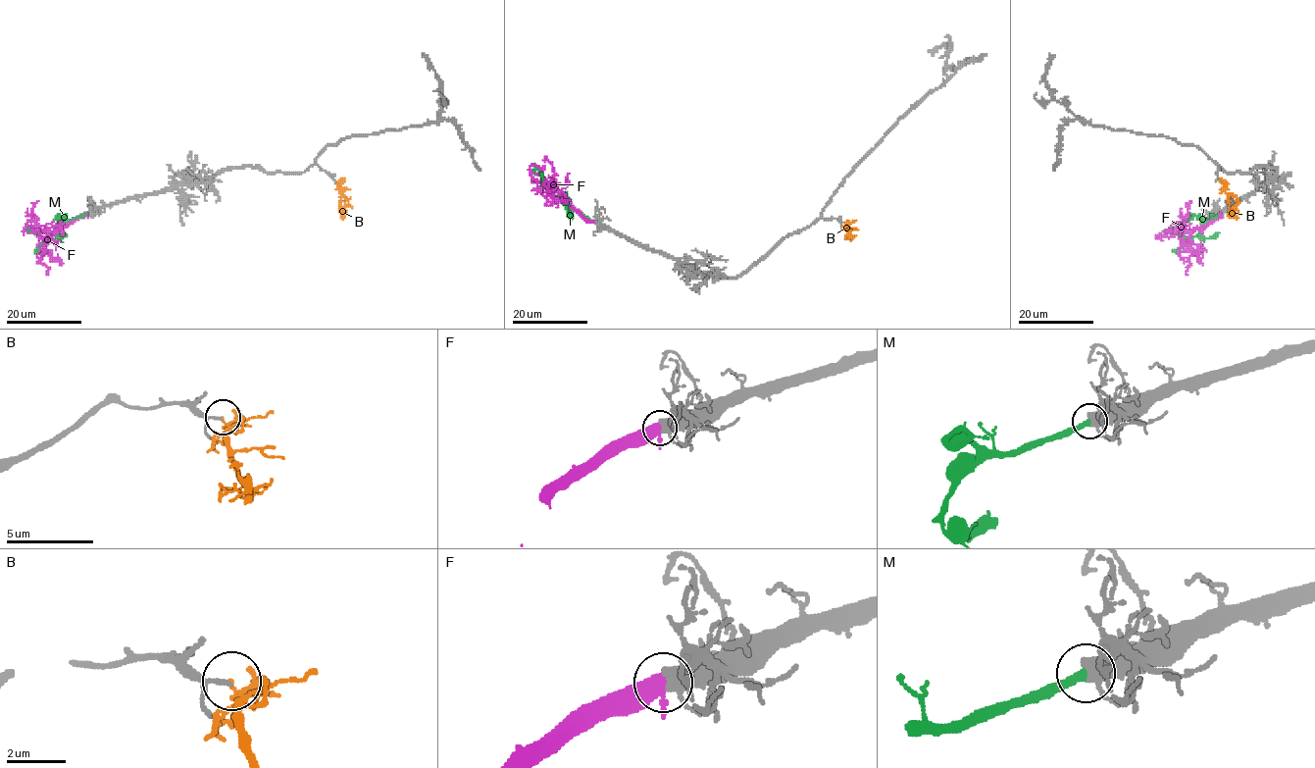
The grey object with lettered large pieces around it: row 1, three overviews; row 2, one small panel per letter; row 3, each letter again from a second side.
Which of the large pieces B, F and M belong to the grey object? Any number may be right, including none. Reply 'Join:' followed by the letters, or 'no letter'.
Join: F

